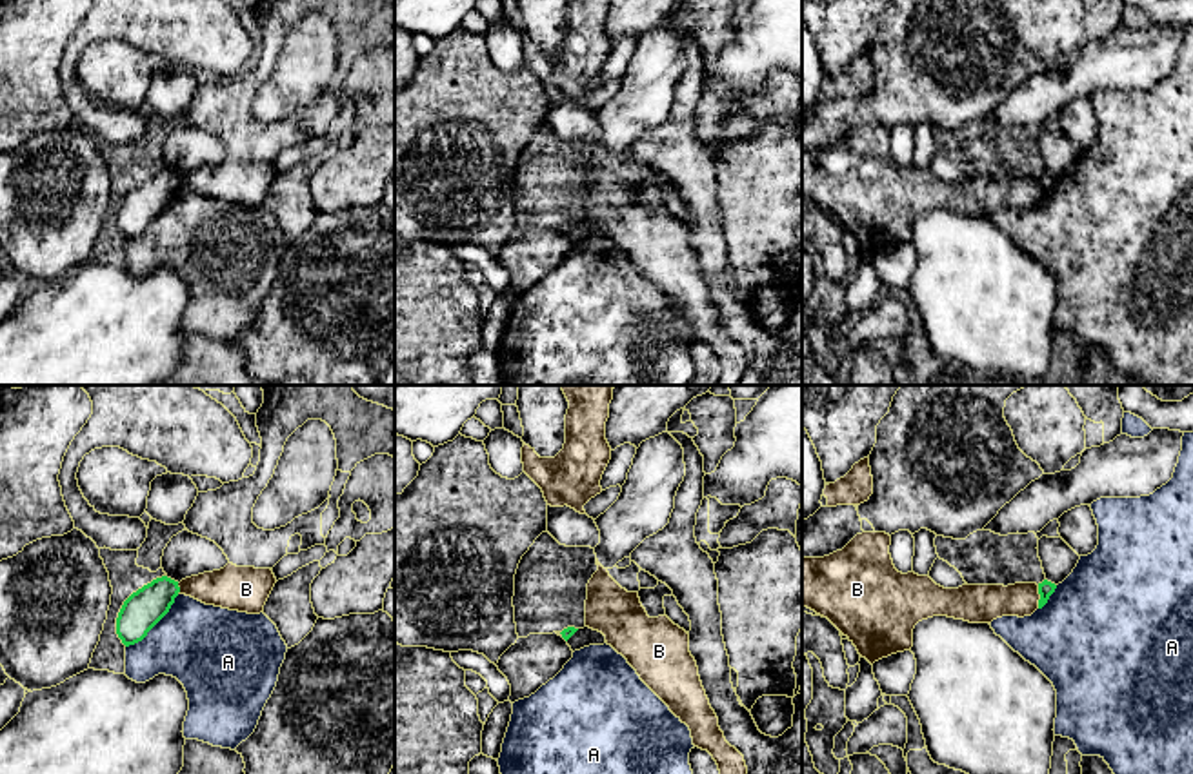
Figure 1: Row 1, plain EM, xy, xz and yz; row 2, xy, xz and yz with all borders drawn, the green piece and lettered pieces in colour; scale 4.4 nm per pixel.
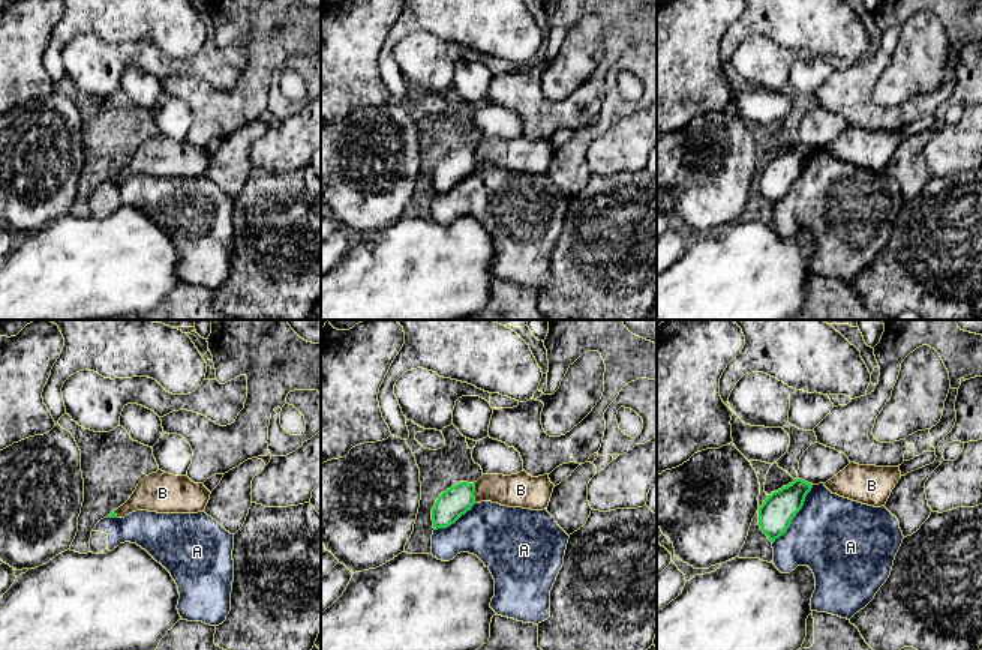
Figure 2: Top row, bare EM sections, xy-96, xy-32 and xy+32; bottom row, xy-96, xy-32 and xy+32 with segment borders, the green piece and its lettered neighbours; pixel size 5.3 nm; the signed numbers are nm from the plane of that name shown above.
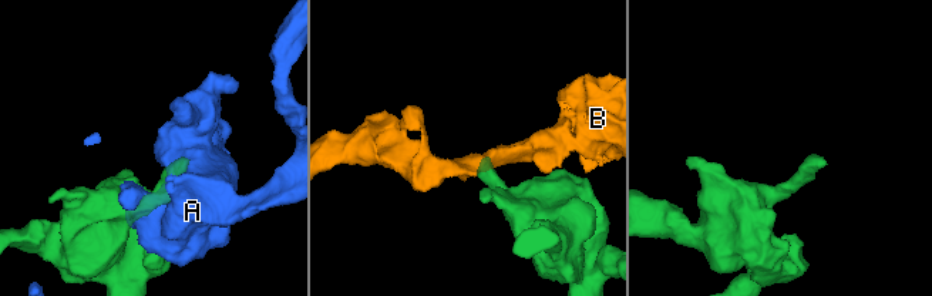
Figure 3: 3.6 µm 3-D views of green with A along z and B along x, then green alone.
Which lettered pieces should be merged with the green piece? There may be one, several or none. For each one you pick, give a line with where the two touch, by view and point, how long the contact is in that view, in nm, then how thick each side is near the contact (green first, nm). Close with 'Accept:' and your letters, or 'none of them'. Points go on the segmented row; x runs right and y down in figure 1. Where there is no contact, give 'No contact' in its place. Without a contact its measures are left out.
Accept: none of them

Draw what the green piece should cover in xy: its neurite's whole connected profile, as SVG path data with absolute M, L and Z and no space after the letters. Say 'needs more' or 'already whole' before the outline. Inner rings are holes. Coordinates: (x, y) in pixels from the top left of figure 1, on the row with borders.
already whole; M162 576L133 592L116 618L116 634L125 647L142 641L147 632L169 612L178 596L178 581Z

